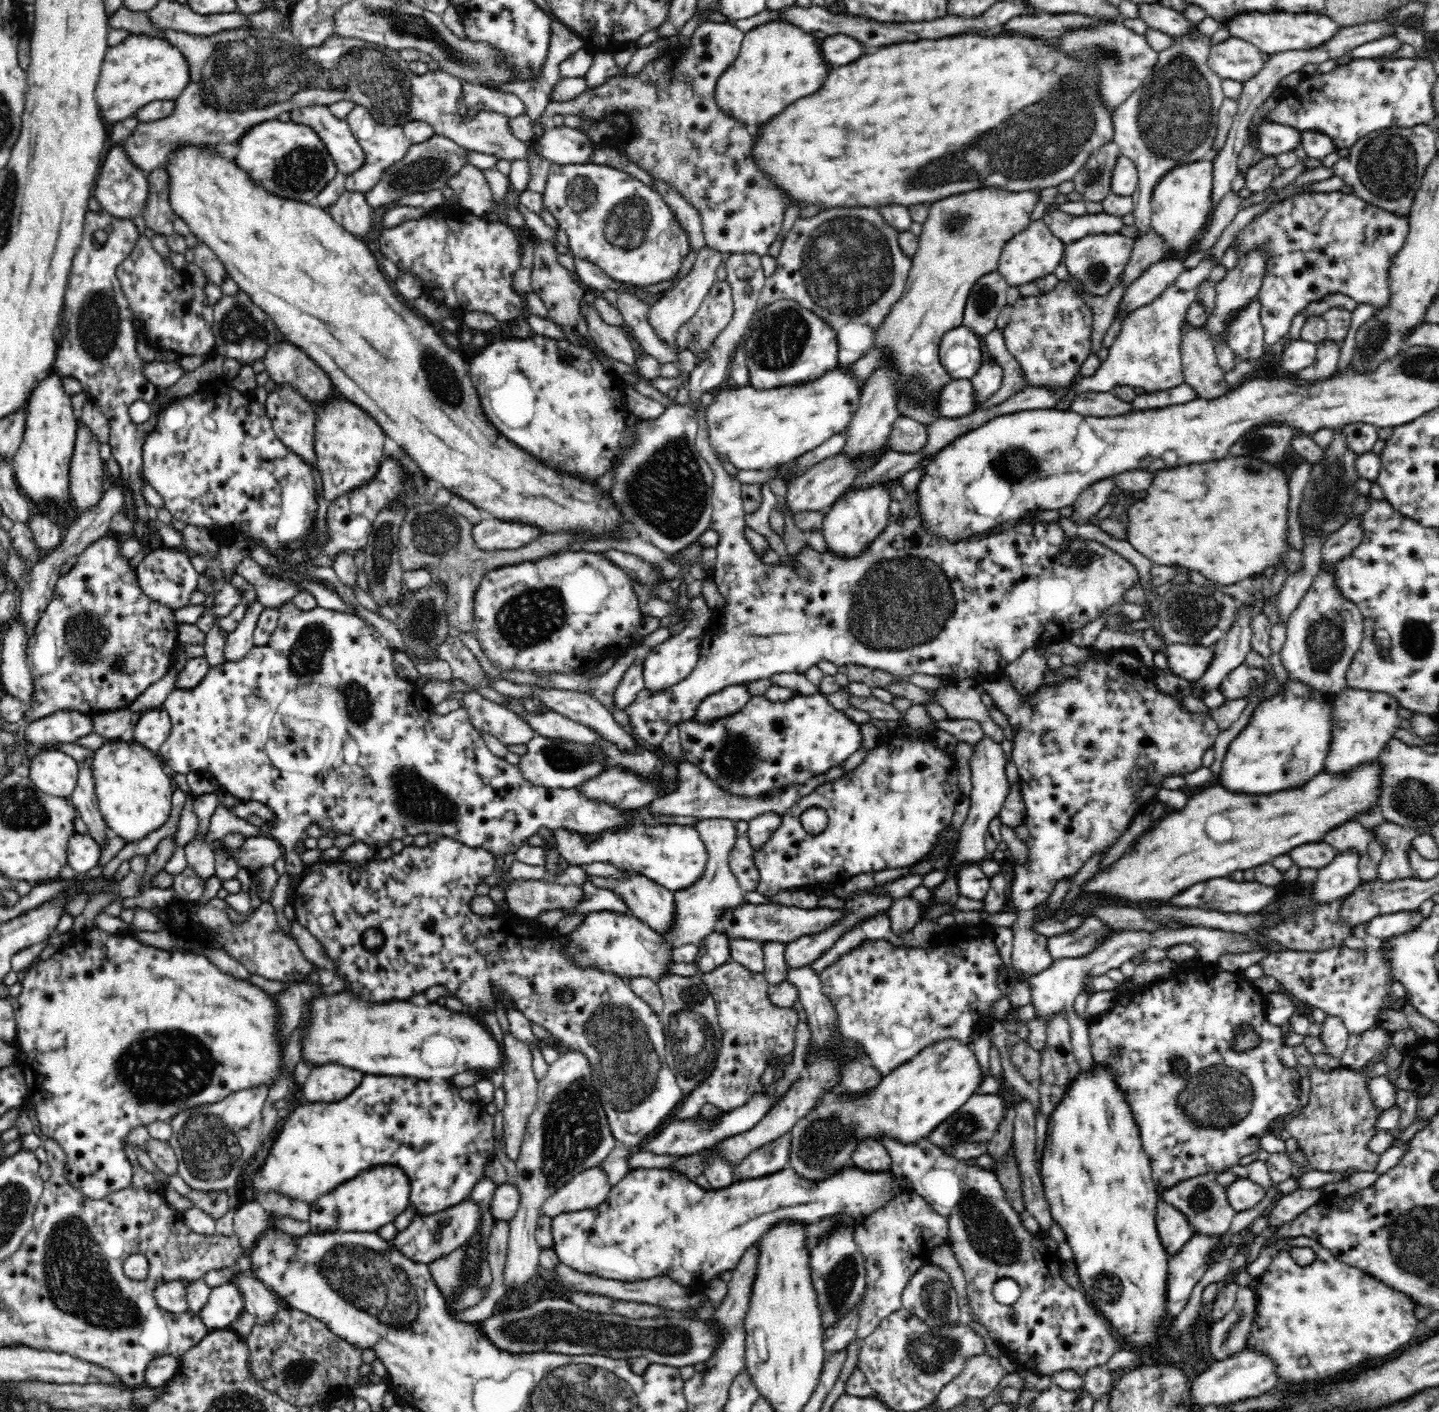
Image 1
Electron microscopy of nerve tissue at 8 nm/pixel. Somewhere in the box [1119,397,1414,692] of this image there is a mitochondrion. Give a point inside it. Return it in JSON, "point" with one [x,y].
{"point":[1325,503]}

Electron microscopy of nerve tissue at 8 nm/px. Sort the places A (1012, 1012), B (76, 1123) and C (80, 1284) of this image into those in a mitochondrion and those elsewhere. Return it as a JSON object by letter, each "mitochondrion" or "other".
{"A":"other","B":"other","C":"mitochondrion"}

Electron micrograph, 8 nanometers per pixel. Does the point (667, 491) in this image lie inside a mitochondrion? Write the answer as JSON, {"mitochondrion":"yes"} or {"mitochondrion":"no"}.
{"mitochondrion":"yes"}

